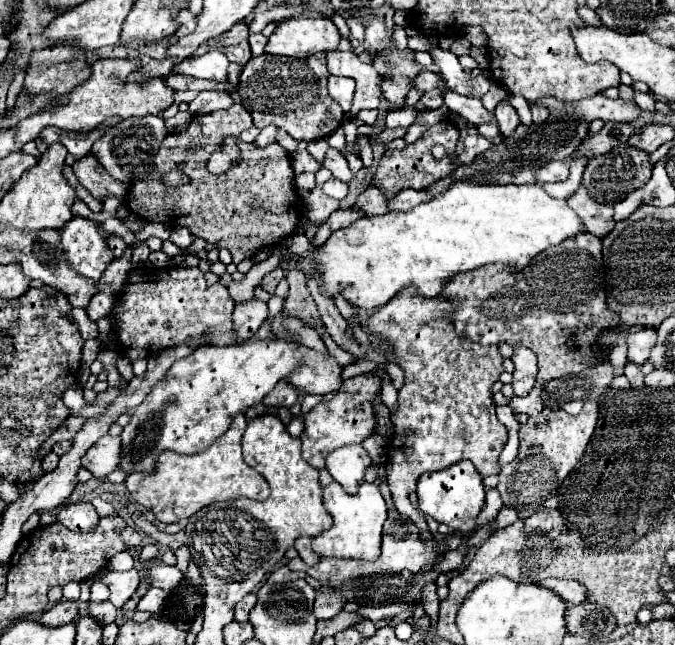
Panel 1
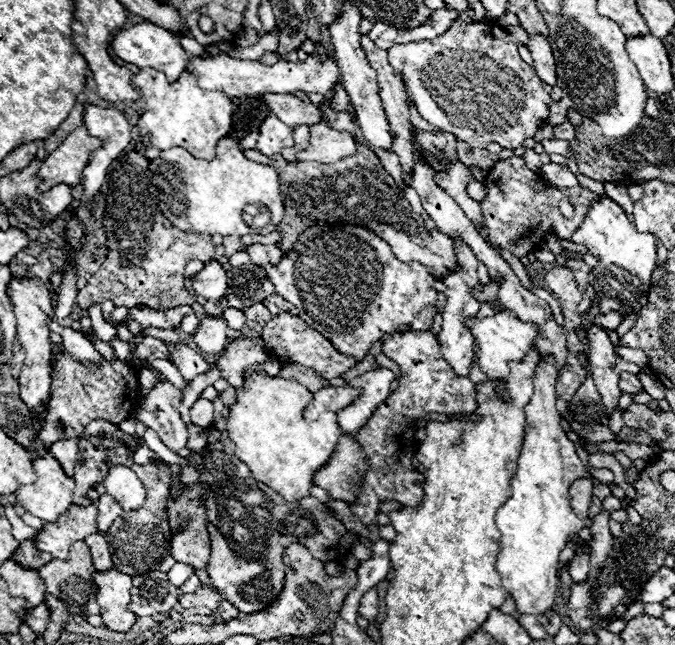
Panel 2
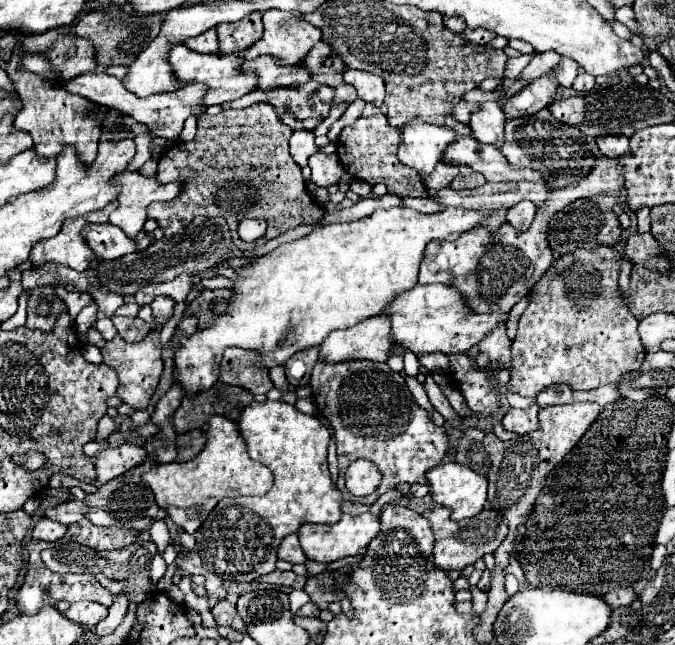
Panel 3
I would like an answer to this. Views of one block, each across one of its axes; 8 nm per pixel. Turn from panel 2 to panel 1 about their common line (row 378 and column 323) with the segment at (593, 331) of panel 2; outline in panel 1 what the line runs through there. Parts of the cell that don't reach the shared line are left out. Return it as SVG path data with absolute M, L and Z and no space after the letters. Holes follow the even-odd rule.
M318 592L316 596L316 602L314 602L314 616L318 620L328 620L334 618L340 610L342 610L344 602L342 602L342 596L334 594L334 592L328 592L328 594L322 594Z

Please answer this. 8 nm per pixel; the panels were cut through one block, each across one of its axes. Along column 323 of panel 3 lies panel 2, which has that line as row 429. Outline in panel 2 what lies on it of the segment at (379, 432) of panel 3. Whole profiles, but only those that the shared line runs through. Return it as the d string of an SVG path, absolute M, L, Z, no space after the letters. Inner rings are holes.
M410 330L410 332L388 332L384 334L382 340L382 352L394 360L400 370L402 370L402 378L398 388L374 410L374 414L368 418L368 422L362 426L362 430L356 434L360 446L366 452L368 458L368 472L364 476L364 484L362 484L362 492L360 492L360 500L358 504L350 504L350 510L364 522L364 524L376 524L374 514L378 512L378 504L382 500L396 500L400 504L406 506L418 506L422 502L422 482L424 476L416 470L412 470L412 456L418 448L418 442L414 440L414 432L416 432L416 422L420 418L426 418L432 412L444 412L444 414L462 414L462 412L472 412L476 410L476 390L470 378L460 378L456 376L456 372L452 370L452 366L442 358L440 354L440 344L436 340L436 336L430 330Z

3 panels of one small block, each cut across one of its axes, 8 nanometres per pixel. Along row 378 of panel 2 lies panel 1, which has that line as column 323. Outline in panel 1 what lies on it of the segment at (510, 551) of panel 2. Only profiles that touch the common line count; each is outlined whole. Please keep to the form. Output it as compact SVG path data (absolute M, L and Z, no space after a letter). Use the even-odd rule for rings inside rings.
M332 482L324 488L324 508L332 514L334 526L312 540L312 550L318 556L336 558L358 558L358 560L378 560L382 546L382 524L386 520L386 502L376 484L364 482L360 492L350 496L342 492L342 486Z

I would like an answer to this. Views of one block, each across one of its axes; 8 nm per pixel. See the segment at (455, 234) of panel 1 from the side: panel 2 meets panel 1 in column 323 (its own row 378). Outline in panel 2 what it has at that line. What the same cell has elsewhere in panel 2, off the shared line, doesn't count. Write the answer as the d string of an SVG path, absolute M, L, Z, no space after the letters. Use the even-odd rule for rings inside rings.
M246 374L244 386L236 390L236 404L228 416L228 438L236 444L236 458L248 464L252 478L276 490L284 500L298 502L310 496L314 474L328 464L342 436L337 414L321 414L313 422L302 418L312 392L296 380Z

